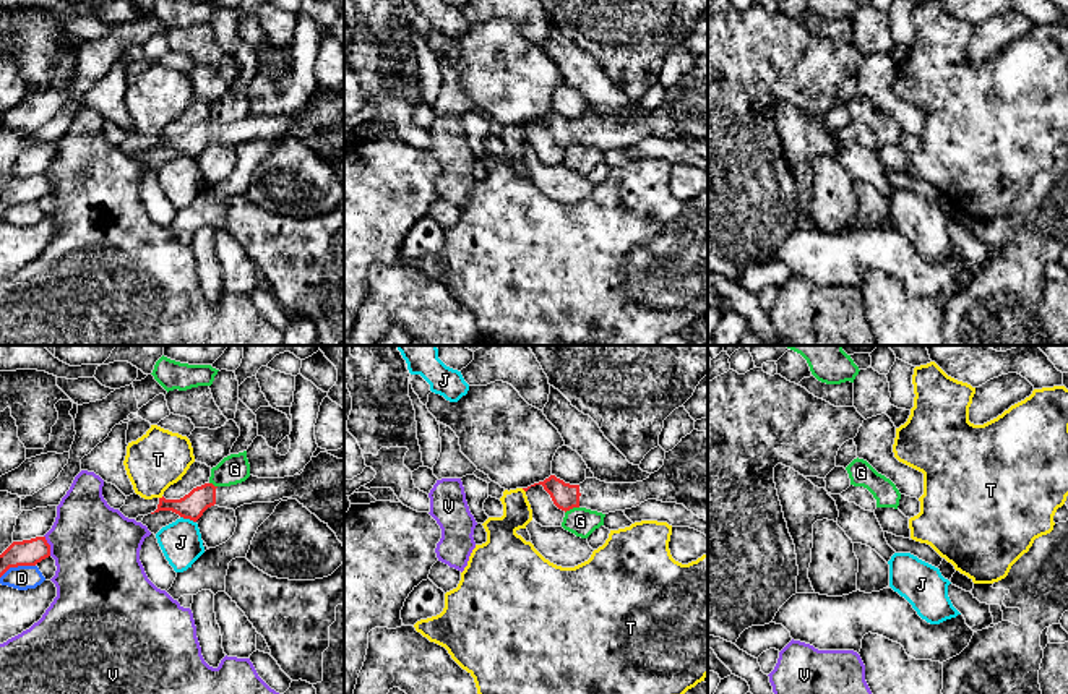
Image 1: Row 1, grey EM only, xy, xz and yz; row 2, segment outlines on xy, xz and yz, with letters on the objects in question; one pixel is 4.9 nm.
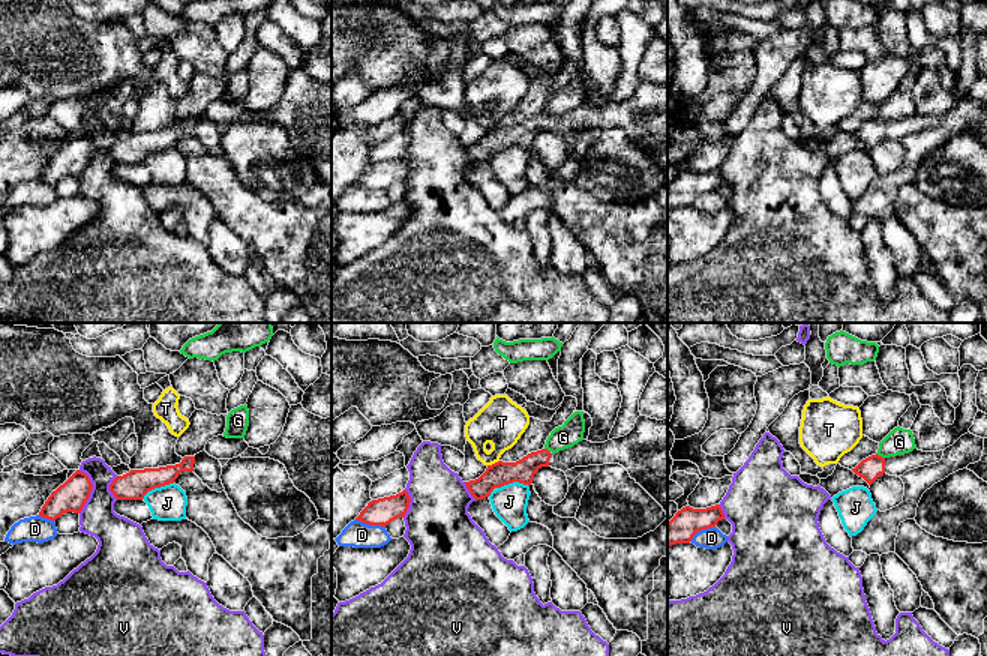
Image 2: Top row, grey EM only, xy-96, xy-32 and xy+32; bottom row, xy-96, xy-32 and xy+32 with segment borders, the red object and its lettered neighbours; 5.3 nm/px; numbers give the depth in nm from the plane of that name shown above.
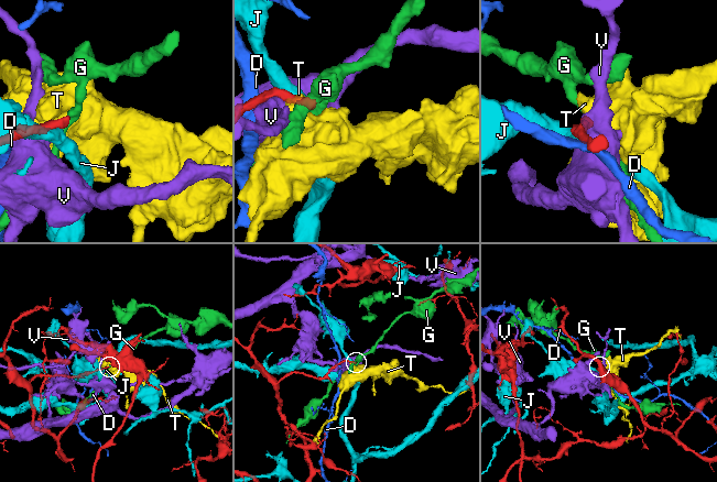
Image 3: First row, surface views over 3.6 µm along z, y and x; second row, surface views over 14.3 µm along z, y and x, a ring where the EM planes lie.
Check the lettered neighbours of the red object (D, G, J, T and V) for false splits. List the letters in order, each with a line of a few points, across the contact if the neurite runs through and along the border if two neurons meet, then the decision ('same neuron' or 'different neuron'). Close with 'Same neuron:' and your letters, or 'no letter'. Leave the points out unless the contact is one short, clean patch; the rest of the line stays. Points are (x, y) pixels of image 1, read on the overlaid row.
D: xy (34, 565), (12, 566), (0, 578) | different neuron
G: xz (578, 506), (565, 513) | different neuron
J: different neuron
T: xy (163, 496), (159, 498) | different neuron
V: different neuron
Same neuron: no letter

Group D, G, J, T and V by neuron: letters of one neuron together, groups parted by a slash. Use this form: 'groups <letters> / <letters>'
groups D / G / J / T V

